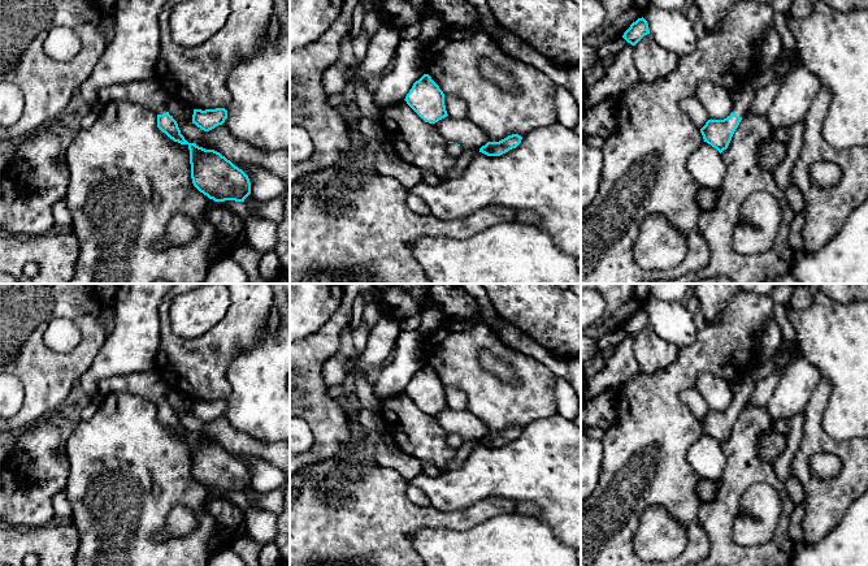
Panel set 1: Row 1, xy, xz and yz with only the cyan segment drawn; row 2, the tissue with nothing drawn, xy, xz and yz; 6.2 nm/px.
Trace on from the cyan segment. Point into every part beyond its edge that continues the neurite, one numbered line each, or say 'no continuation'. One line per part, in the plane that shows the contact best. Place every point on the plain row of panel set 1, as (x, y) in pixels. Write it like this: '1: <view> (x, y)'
1: xy (150, 384)

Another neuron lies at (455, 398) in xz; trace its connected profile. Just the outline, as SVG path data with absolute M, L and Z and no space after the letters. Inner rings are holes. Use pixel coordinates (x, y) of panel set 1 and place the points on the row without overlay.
M444 385L444 397L450 409L468 410L468 398L460 389Z

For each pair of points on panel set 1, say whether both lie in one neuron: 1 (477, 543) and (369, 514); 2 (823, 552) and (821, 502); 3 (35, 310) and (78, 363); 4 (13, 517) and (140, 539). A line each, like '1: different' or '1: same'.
1: different
2: different
3: same
4: different

